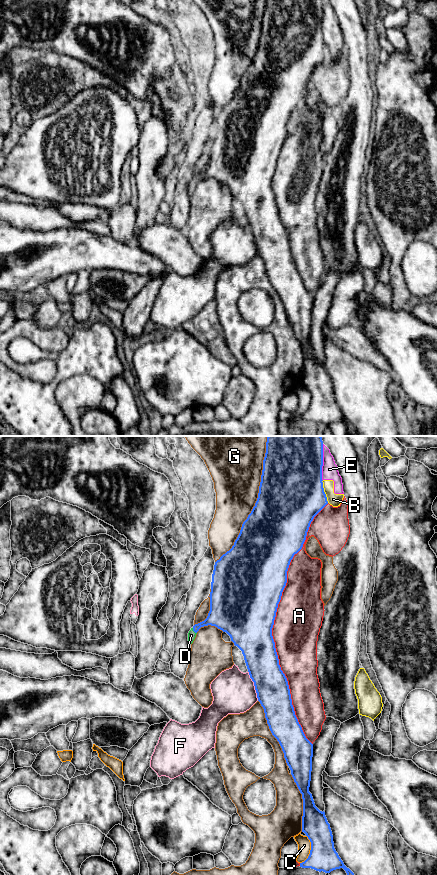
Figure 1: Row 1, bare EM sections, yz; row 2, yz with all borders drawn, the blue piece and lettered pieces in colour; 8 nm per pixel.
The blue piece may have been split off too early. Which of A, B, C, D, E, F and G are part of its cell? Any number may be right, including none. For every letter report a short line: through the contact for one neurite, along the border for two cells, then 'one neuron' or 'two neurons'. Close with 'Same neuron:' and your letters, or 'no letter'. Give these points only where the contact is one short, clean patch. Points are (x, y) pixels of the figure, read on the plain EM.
A: two neurons
B: two neurons
C: two neurons
D: line yz (220, 167), (200, 176), (194, 183), (191, 187); one neuron
E: two neurons
F: two neurons
G: two neurons
Same neuron: D

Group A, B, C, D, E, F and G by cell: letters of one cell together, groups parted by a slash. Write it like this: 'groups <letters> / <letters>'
groups A / B E / C / D / F / G

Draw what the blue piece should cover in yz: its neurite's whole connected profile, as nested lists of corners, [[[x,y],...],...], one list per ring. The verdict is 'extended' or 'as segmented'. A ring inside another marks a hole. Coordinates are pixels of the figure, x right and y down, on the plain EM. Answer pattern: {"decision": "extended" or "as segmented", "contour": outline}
{"decision": "extended", "contour": [[[266,0],[255,58],[243,74],[232,100],[215,114],[209,148],[210,163],[204,173],[191,180],[188,193],[192,196],[199,181],[211,177],[226,184],[242,203],[269,281],[279,294],[294,334],[302,346],[302,384],[310,392],[311,402],[300,419],[325,425],[343,420],[347,425],[347,434],[360,436],[336,404],[325,364],[315,358],[309,344],[313,296],[306,290],[295,267],[288,233],[279,217],[272,188],[290,114],[302,101],[314,69],[328,56],[322,34],[322,18],[323,0]]]}

